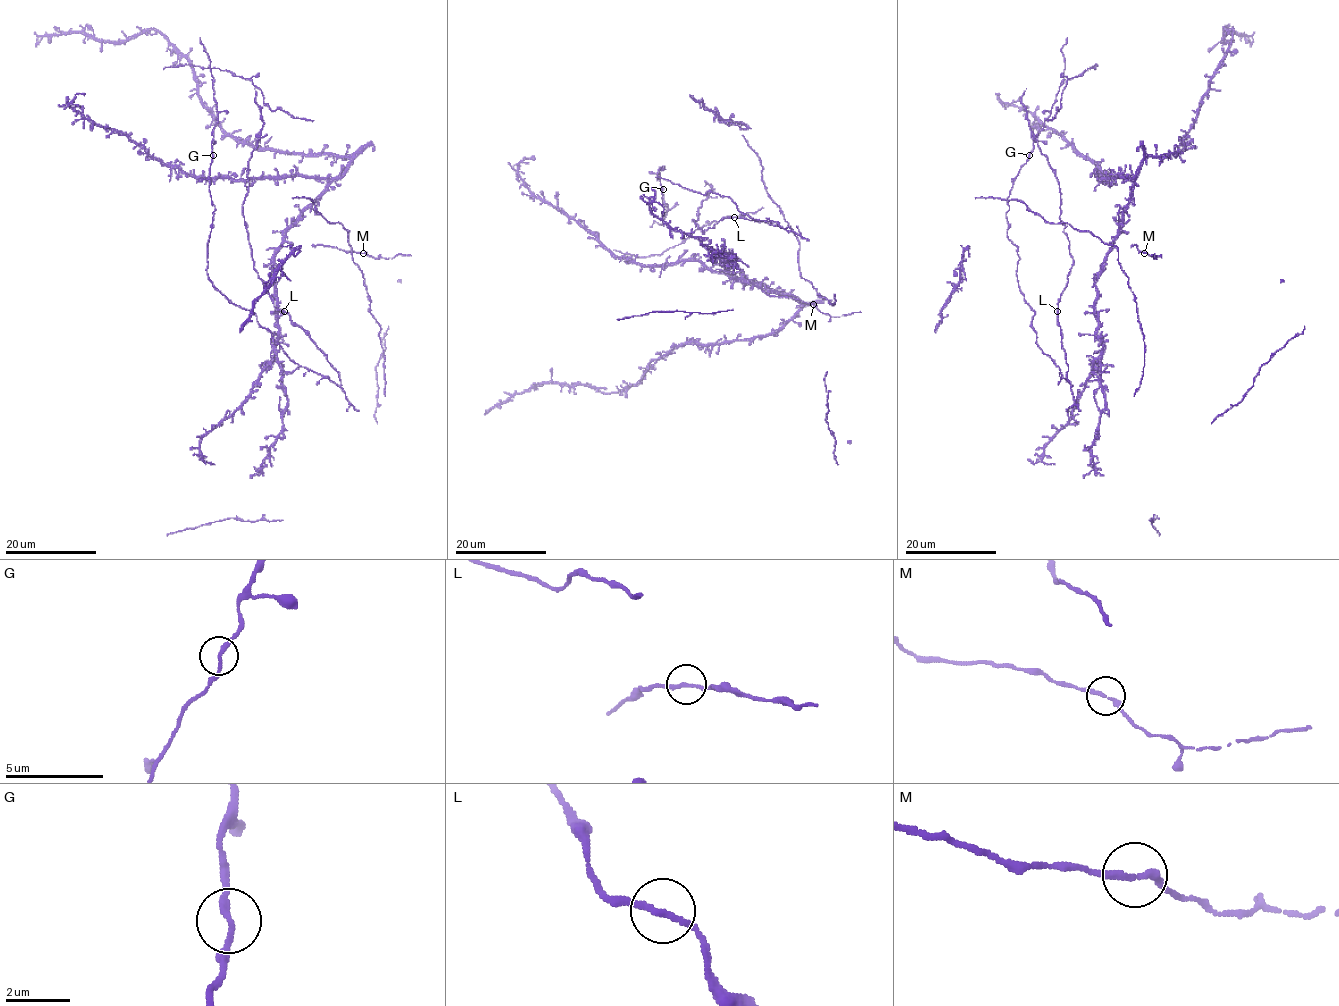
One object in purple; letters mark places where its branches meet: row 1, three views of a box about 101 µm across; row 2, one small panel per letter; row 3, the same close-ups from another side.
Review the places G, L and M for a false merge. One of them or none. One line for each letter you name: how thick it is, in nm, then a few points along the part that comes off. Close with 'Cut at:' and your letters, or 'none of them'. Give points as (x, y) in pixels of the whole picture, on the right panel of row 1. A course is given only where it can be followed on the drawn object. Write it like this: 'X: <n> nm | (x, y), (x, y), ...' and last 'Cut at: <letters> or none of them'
Cut at: none of them

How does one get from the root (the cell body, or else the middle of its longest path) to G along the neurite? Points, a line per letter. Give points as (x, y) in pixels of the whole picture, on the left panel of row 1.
G: (283, 311), (326, 356), (339, 385), (294, 363), (254, 313), (233, 304), (209, 278), (212, 154)

